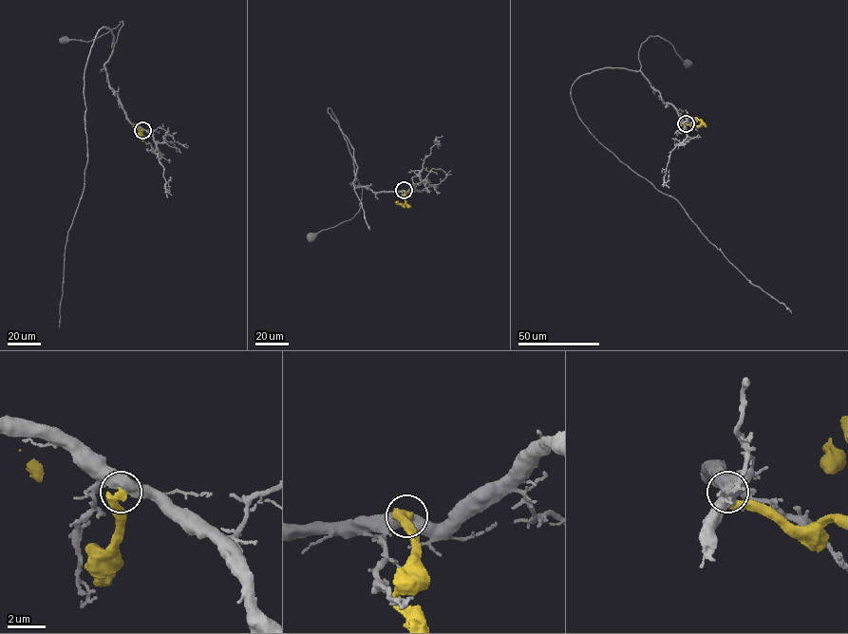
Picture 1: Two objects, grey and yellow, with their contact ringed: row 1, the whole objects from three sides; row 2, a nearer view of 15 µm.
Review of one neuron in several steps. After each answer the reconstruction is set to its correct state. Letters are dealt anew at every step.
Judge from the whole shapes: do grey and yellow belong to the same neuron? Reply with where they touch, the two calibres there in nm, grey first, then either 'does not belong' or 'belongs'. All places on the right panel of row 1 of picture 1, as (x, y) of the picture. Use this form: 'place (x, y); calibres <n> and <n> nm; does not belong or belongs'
place (686, 123); calibres 550 and 550 nm; does not belong

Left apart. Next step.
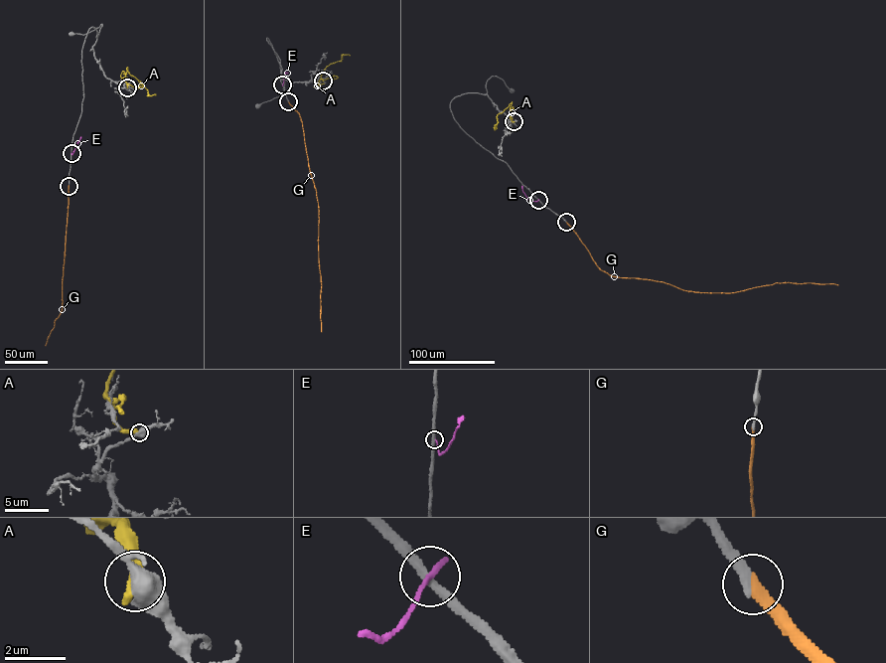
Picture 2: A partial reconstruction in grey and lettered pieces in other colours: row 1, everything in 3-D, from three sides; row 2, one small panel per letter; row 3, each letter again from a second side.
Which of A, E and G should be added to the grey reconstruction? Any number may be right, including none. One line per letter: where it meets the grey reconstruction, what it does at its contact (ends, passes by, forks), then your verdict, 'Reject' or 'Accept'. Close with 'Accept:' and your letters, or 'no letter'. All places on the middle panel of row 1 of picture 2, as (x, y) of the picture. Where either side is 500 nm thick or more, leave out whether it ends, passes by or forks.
A: Touches grey at (323, 81). It ends there. Reject
E: Touches grey at (282, 84). It ends there. Reject
G: Touches grey at (288, 101). It ends there. Accept
Accept: G

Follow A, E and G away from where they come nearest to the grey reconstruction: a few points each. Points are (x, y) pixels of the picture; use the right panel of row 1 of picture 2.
A: (514, 121), (511, 118), (511, 102), (498, 114), (496, 125)
E: (538, 200), (528, 200), (521, 186)
G: (566, 222), (597, 265), (612, 276), (662, 281), (684, 290), (711, 293), (734, 292), (777, 282), (838, 285)

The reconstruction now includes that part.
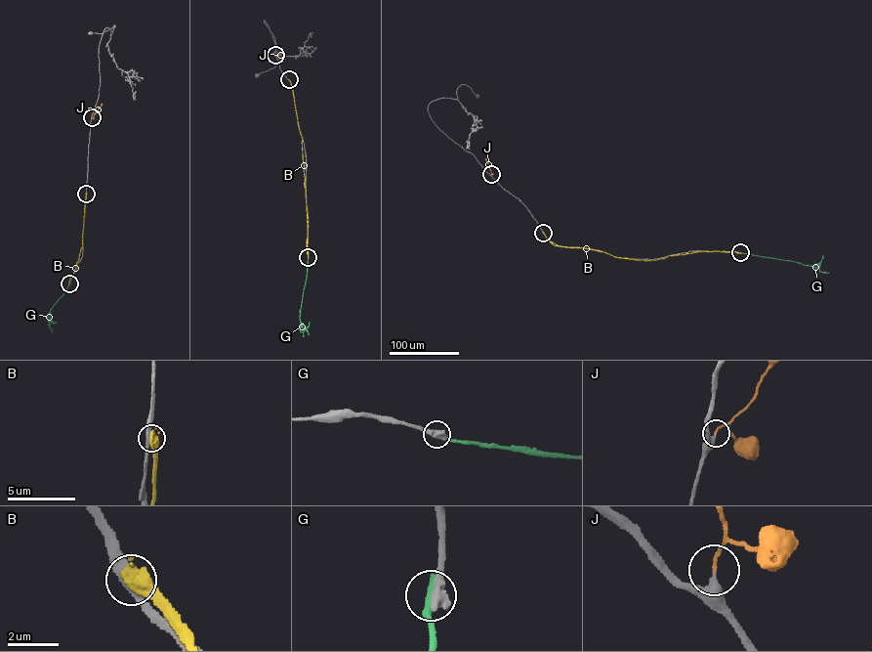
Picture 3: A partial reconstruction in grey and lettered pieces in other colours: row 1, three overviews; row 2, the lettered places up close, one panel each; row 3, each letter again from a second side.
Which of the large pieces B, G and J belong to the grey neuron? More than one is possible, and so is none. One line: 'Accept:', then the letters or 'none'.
Accept: J

